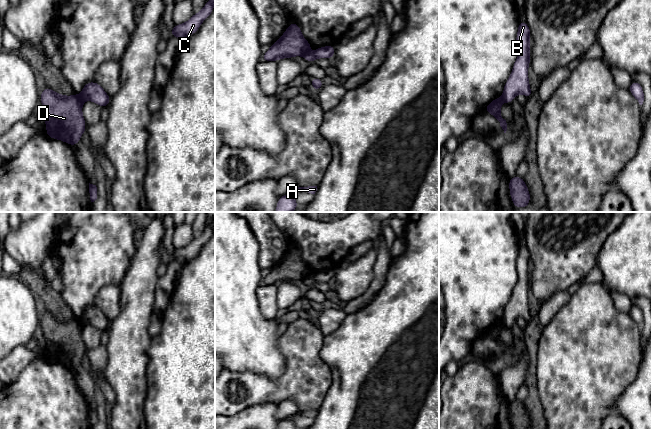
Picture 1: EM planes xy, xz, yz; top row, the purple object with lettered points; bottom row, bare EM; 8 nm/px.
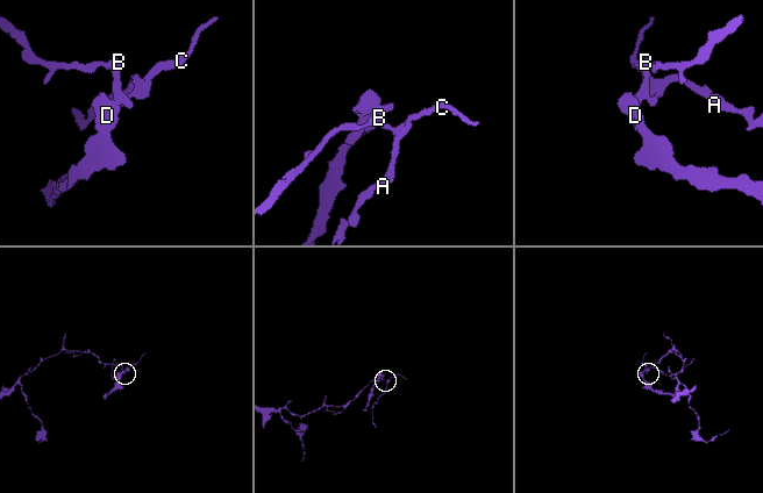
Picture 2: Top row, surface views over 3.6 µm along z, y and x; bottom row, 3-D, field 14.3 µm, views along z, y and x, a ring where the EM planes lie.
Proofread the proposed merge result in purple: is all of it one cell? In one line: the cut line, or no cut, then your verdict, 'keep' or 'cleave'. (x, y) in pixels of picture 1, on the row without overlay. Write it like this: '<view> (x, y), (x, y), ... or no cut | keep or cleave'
xy (78, 319), (83, 325) | cleave

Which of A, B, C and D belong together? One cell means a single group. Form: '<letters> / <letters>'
A B C / D

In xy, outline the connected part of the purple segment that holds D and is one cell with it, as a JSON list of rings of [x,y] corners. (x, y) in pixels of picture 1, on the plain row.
[[[44,311],[40,324],[47,351],[45,358],[71,370],[79,367],[87,350],[82,338],[83,324],[80,320],[65,320]]]

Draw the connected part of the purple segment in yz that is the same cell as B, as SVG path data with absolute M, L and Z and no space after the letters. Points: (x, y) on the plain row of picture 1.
M527 246L518 247L518 257L516 267L518 271L518 281L513 289L512 297L504 309L501 322L511 328L514 322L523 317L526 322L533 321L528 303L528 290L530 289L530 252Z

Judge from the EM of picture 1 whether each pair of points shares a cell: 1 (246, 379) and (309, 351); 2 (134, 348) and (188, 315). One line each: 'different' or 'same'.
1: same
2: different

